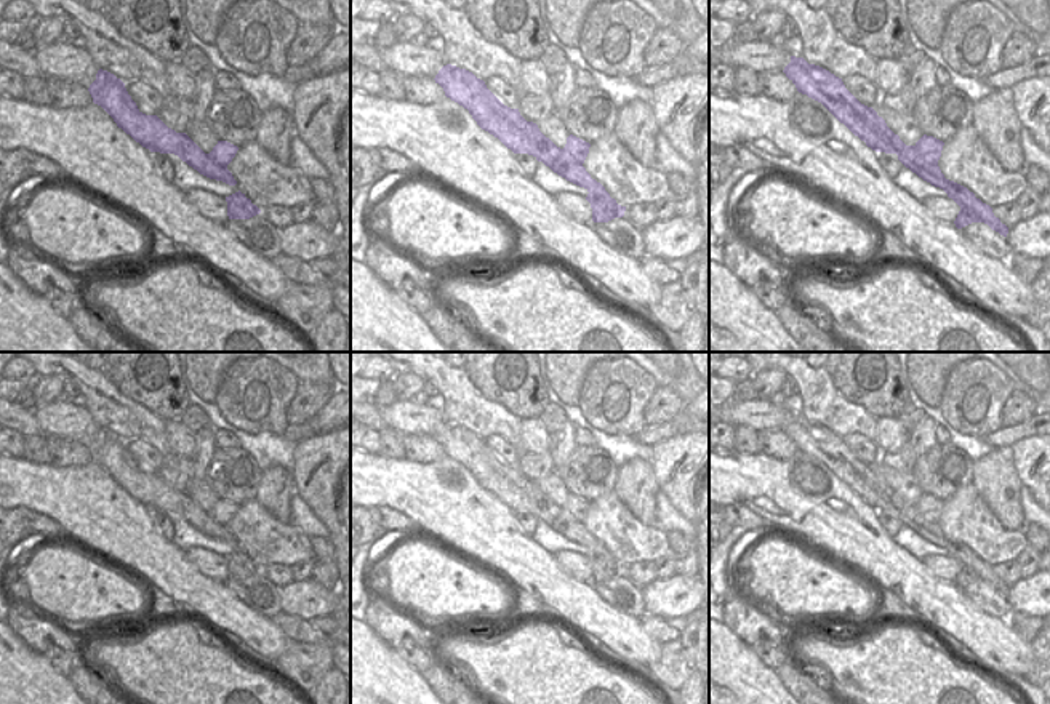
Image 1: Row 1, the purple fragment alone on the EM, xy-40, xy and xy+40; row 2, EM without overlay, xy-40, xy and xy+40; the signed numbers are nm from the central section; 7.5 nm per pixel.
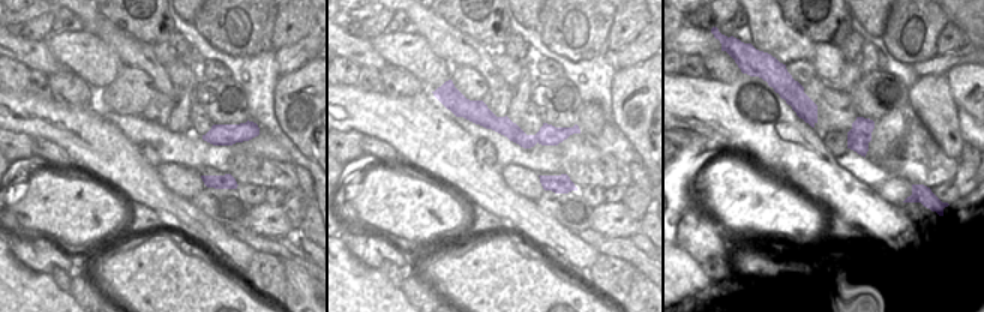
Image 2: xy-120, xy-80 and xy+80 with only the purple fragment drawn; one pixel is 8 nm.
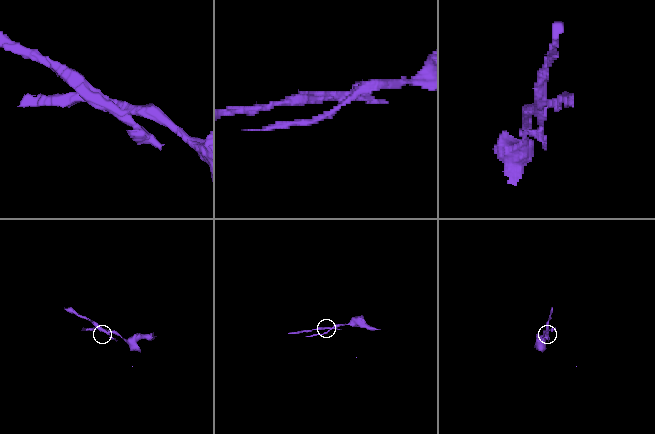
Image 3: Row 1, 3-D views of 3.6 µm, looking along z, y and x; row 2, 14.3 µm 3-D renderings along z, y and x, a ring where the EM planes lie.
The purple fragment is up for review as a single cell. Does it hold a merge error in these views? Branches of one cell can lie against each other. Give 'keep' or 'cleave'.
cleave

